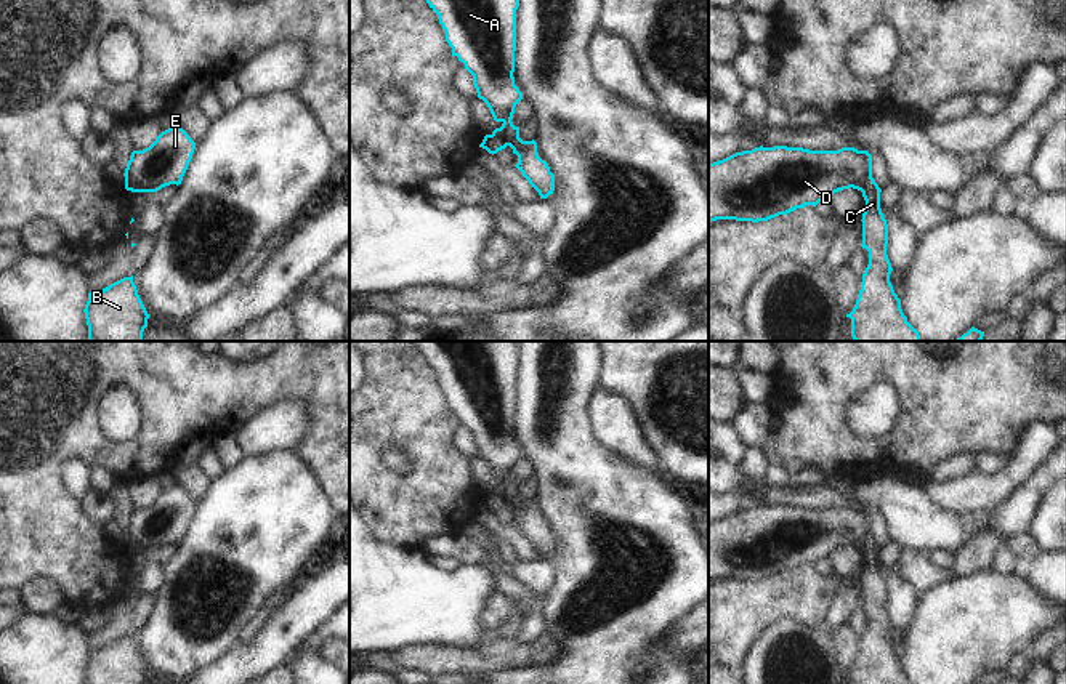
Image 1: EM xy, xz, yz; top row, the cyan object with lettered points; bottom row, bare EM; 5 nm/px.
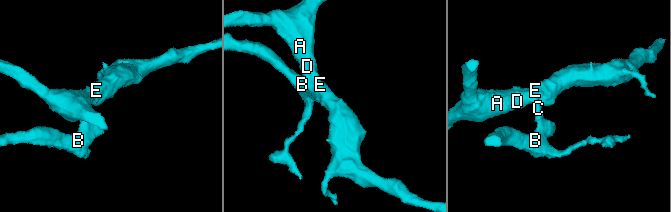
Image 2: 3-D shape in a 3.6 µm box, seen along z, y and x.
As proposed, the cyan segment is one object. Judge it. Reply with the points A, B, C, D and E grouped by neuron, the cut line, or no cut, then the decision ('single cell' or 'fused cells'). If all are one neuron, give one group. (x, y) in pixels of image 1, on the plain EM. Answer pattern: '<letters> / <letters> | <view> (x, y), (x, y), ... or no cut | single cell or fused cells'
A D E / B C | xz (492, 492), (507, 503) | fused cells

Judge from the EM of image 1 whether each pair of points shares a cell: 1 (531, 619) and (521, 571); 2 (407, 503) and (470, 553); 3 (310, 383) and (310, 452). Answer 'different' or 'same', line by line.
1: same
2: different
3: same

